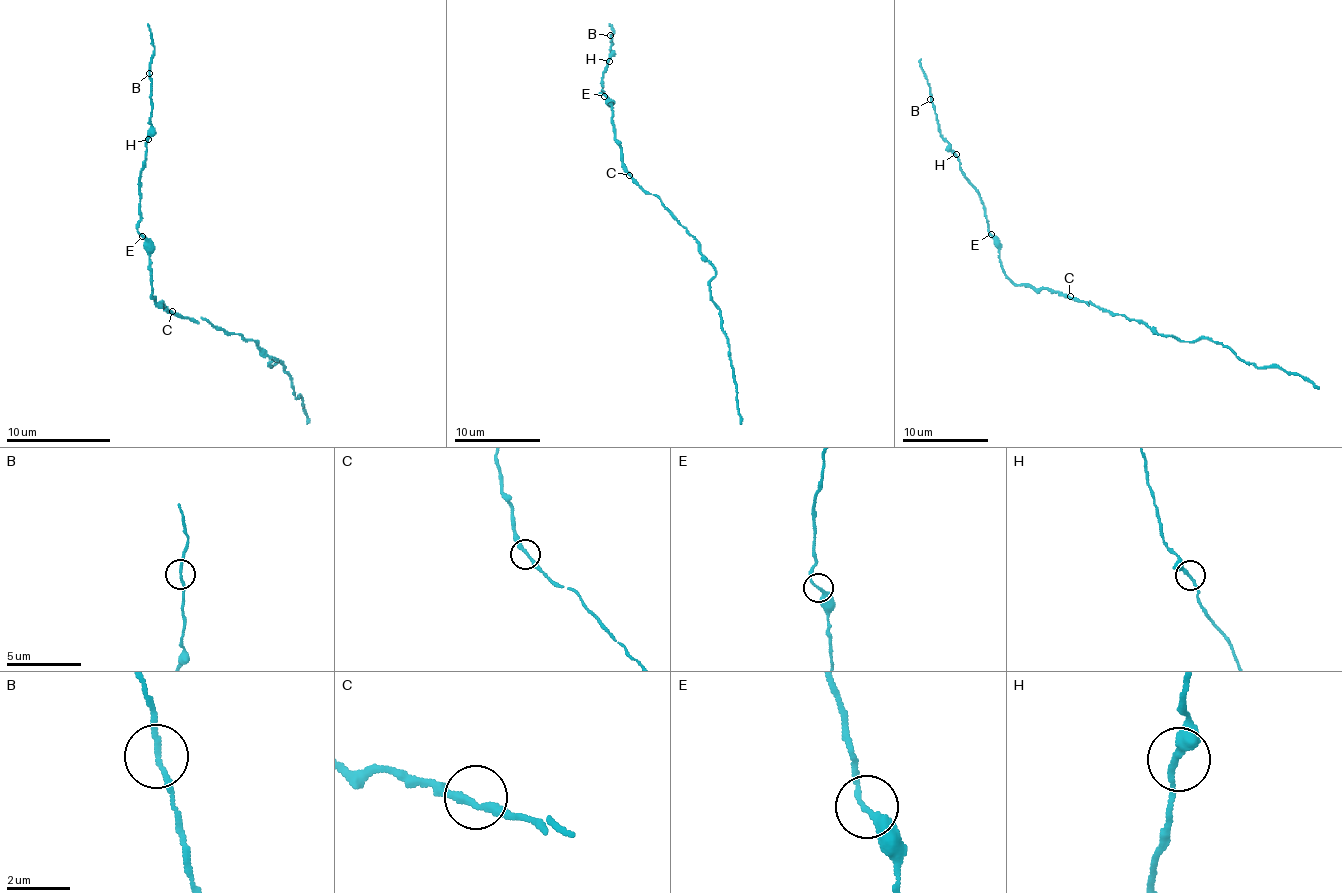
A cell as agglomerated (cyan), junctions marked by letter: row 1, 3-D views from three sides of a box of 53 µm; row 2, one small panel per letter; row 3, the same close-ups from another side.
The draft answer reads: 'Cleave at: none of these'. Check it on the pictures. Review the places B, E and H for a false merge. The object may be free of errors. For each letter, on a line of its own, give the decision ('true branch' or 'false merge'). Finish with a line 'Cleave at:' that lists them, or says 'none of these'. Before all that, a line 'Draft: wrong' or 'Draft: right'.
Draft: right
B: true branch
E: true branch
H: true branch
Cleave at: none of these

